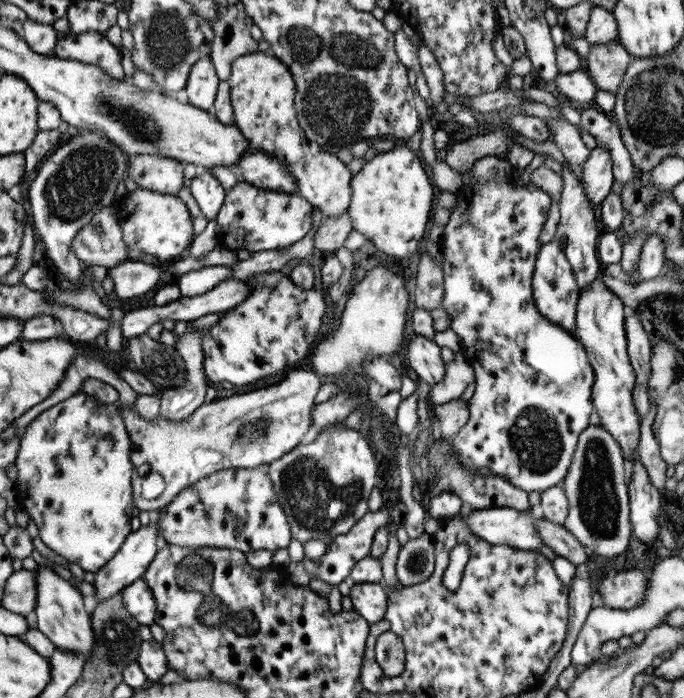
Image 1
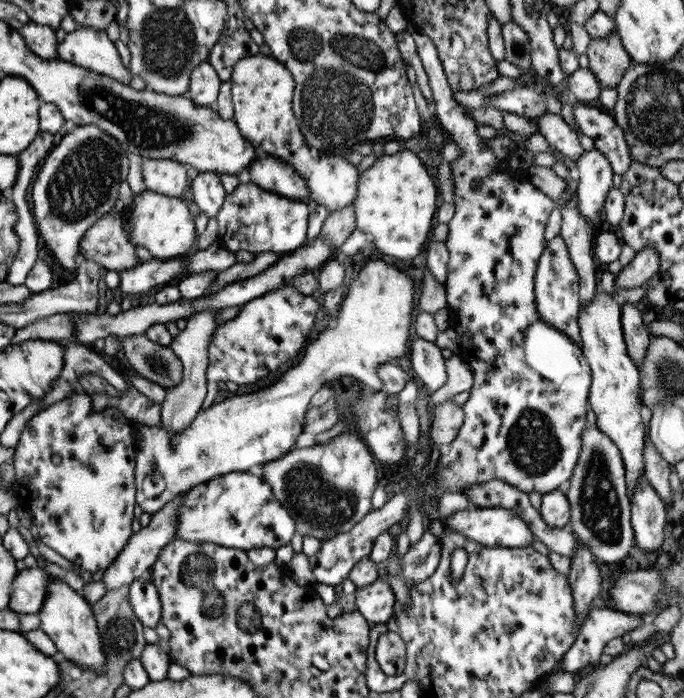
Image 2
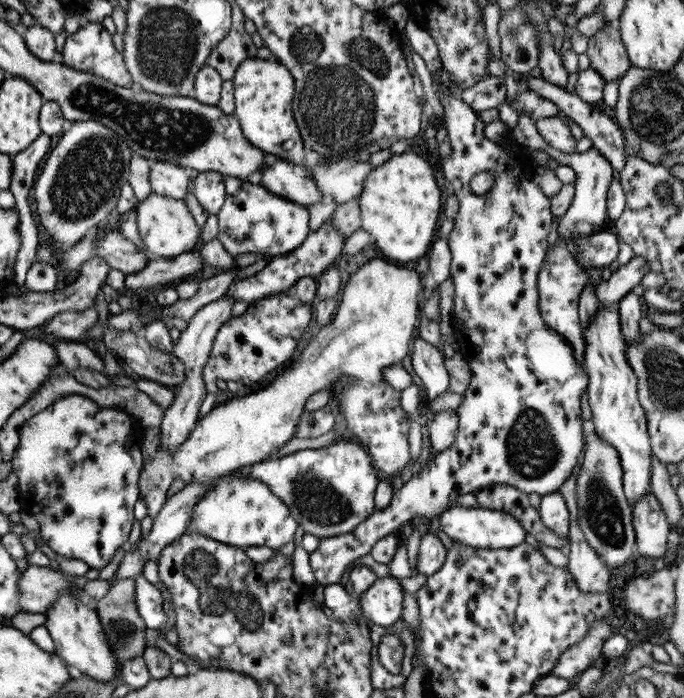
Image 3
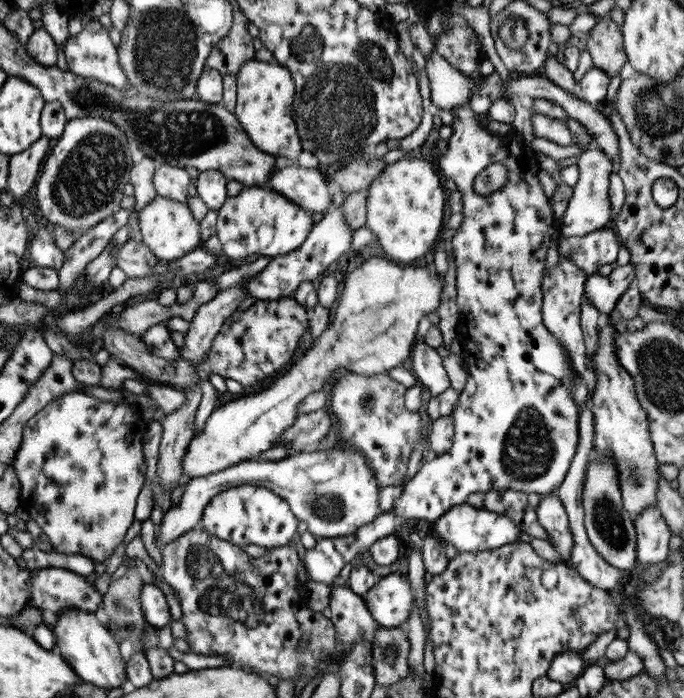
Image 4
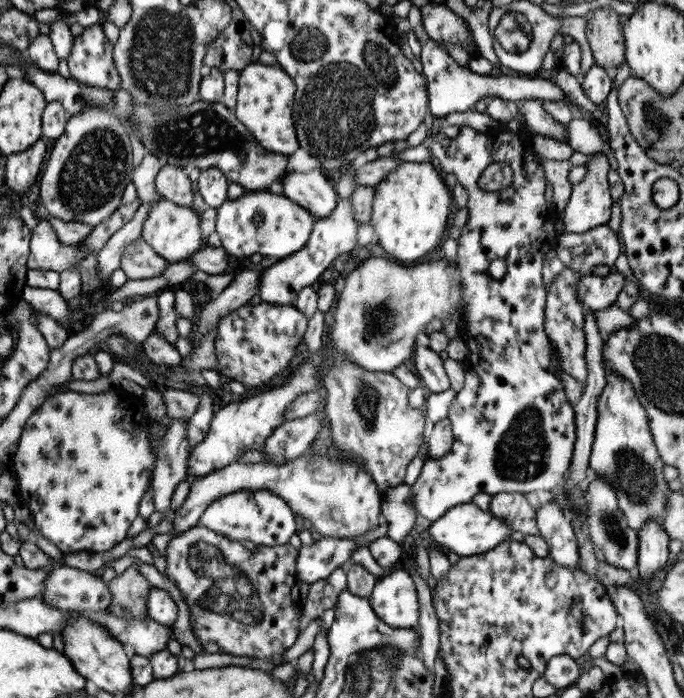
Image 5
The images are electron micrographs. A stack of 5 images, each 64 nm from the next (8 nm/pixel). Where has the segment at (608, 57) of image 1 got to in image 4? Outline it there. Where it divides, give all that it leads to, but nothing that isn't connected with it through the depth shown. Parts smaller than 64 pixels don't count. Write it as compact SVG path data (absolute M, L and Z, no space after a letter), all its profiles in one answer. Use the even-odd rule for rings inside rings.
M609 14L596 18L585 42L592 66L601 69L609 78L618 76L627 58L620 28L612 22Z

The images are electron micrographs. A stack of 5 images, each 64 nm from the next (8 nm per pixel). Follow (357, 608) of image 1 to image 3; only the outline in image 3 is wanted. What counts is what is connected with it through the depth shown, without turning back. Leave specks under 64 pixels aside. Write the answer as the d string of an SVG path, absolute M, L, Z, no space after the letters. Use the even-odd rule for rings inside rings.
M379 578L357 600L367 622L379 627L391 626L401 618L403 587L397 578Z

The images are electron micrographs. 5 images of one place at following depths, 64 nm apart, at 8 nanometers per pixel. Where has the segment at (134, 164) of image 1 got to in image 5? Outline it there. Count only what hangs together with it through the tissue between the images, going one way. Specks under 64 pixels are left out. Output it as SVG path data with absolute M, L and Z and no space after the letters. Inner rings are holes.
M163 164L156 172L154 178L155 190L163 199L183 206L191 207L193 202L193 191L191 190L191 180L187 177L187 168L182 165Z

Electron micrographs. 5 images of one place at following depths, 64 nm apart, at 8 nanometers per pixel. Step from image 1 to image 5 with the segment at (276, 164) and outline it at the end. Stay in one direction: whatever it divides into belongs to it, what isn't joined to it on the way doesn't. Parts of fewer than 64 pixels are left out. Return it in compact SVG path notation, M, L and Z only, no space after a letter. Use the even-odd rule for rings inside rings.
M322 169L304 173L289 170L274 190L304 208L315 220L327 218L337 204L337 193L327 183Z

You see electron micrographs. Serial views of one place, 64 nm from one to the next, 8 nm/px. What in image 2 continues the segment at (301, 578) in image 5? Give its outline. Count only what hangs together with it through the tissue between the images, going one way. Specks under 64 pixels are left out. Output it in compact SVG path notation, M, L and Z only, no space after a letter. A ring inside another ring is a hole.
M407 25L406 31L416 46L416 52L433 93L434 104L430 112L435 114L444 127L447 139L457 144L457 148L461 150L459 157L449 164L453 178L454 212L447 223L447 238L444 241L449 260L443 284L448 328L455 331L460 354L469 362L472 383L469 395L461 405L463 410L461 426L449 444L449 452L439 456L433 476L427 476L427 480L420 488L413 489L411 486L397 492L379 509L371 510L363 516L363 519L353 524L347 532L340 532L322 541L321 549L307 558L315 583L329 585L332 588L348 578L348 573L356 561L368 556L372 542L381 532L387 532L390 526L407 516L409 502L415 504L421 513L427 502L435 500L440 486L443 491L461 493L471 485L484 484L496 479L524 493L538 492L543 495L555 488L563 488L575 467L581 449L581 436L585 430L585 405L591 382L587 362L581 354L581 348L574 344L569 336L547 324L535 308L534 274L537 260L546 246L543 232L547 216L555 204L530 183L528 168L509 168L510 157L497 160L497 156L493 155L485 145L486 140L477 135L471 114L452 97L454 93L446 81L433 42L412 26ZM473 180L479 180L479 187L476 189L471 187Z

